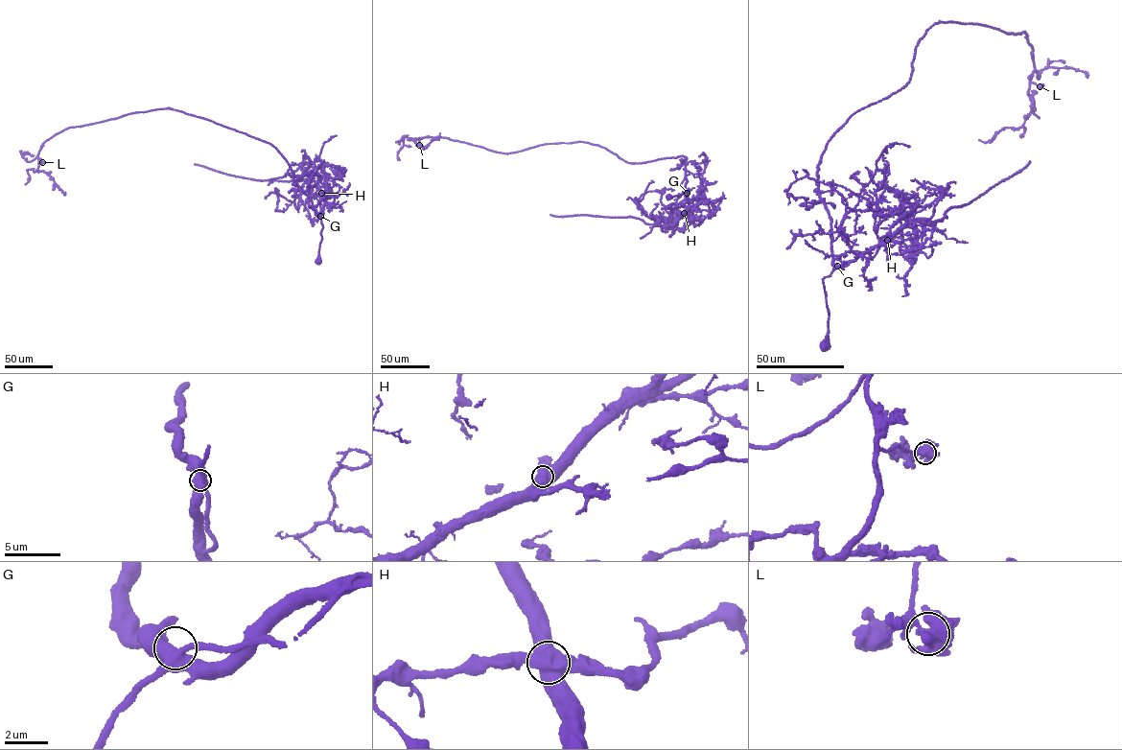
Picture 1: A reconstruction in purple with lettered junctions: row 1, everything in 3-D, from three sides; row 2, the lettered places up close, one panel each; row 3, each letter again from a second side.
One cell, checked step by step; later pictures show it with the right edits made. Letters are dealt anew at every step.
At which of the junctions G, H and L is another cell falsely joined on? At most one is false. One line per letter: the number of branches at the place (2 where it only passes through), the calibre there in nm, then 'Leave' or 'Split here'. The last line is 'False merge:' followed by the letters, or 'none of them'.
G: Branches: 4. Thickness 500 nm. Leave
H: Branches: 5. Thickness 700 nm. Split here
L: Branches: 5. Thickness 650 nm. Leave
False merge: H

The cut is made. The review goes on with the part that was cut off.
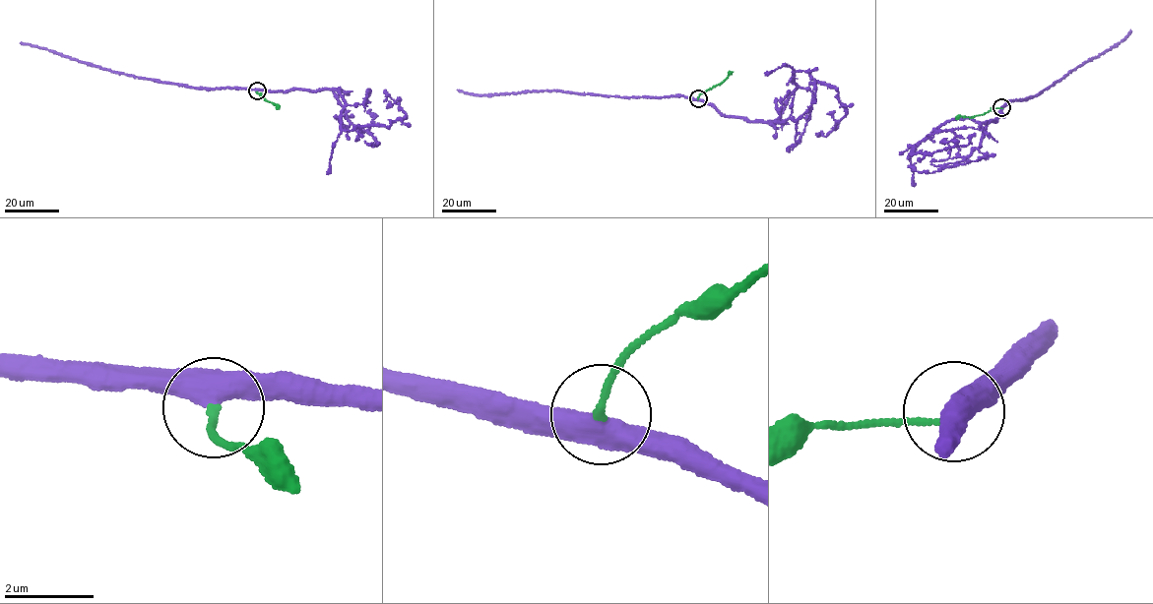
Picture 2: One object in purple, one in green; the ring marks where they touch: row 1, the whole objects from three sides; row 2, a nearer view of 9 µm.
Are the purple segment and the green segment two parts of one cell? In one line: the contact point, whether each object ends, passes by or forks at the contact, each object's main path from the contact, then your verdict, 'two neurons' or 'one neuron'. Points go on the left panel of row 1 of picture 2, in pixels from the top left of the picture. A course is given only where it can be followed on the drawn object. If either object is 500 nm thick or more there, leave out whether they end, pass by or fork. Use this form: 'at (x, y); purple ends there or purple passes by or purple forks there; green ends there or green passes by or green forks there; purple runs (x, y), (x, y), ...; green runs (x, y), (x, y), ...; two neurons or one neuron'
at (257, 90); purple passes by; green ends there; purple runs (257, 91), (339, 89), (340, 124), (352, 130), (406, 115), (393, 99), (384, 100); green runs (256, 91), (278, 105), (278, 109); one neuron

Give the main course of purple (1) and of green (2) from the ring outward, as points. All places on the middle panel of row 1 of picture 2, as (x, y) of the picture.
1: (697, 99), (773, 122), (804, 71), (834, 86), (846, 111), (815, 134)
2: (697, 98), (719, 85), (730, 72)

